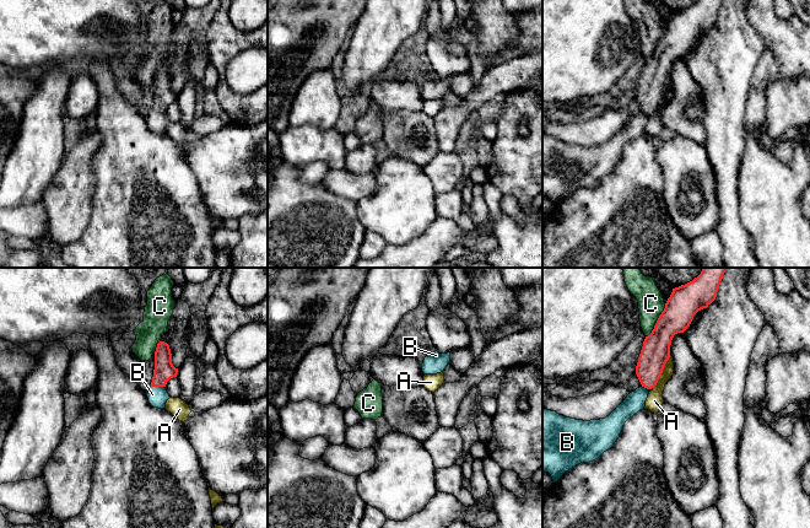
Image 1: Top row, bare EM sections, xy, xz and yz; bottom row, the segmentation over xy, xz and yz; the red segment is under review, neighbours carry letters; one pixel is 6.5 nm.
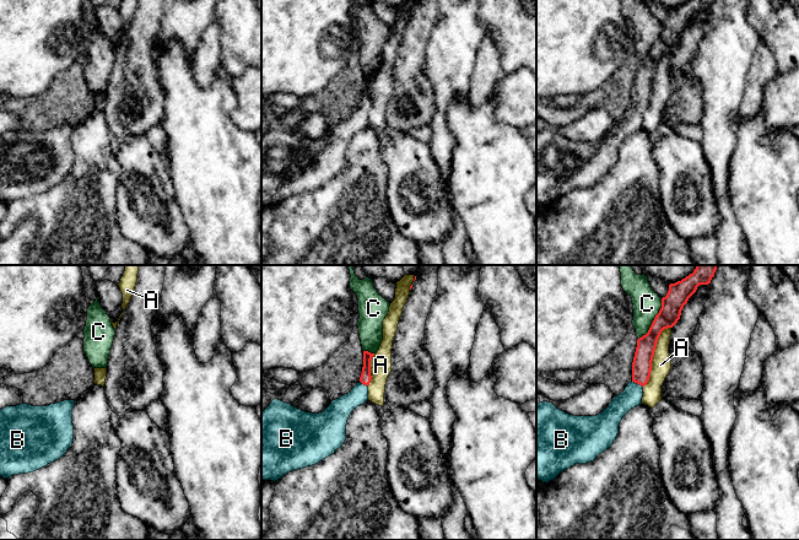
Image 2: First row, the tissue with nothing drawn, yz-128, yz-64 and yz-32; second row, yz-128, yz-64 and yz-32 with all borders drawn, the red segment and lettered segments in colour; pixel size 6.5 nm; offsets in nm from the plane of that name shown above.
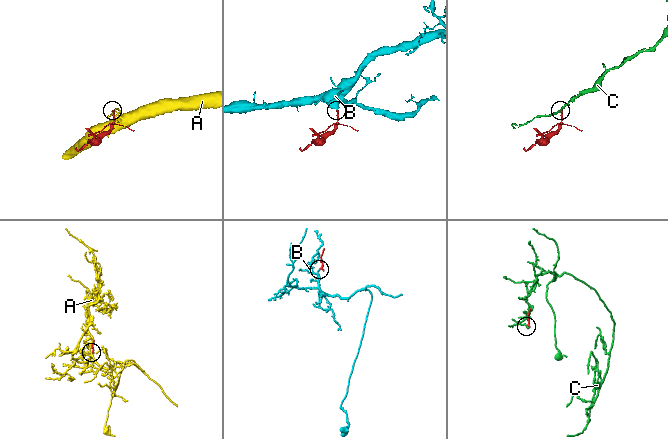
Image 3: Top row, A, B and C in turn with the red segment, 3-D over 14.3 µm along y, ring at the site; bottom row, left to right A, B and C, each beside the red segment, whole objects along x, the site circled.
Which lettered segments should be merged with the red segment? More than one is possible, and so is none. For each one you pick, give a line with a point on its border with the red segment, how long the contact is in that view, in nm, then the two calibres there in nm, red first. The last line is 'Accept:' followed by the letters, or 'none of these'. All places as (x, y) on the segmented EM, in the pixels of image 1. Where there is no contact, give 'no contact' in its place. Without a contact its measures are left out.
B: meets red in xy at (157, 386); contact 90 nm long; 130 nm thick on the red side, 130 nm on the other
Accept: B

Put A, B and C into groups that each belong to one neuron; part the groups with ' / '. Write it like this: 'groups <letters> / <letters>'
groups A / B / C

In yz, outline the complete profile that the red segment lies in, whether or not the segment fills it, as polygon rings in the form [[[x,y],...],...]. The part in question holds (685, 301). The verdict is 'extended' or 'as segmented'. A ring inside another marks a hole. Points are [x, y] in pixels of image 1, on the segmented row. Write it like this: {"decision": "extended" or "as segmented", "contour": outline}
{"decision": "extended", "contour": [[[703,268],[692,281],[673,289],[654,329],[643,341],[636,366],[642,386],[609,416],[583,421],[542,409],[542,473],[549,473],[554,483],[576,465],[593,462],[610,449],[625,422],[644,409],[649,390],[657,386],[670,357],[674,335],[684,333],[693,316],[716,300],[725,270]]]}

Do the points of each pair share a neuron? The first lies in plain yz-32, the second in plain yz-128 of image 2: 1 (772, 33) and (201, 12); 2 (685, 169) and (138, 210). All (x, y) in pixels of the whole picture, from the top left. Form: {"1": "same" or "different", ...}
{"1": "different", "2": "same"}

